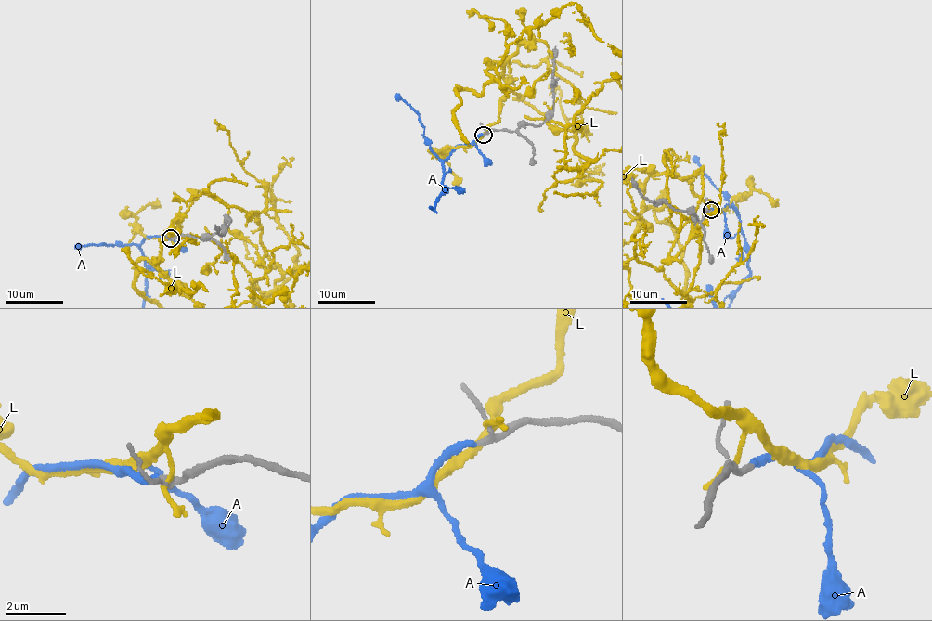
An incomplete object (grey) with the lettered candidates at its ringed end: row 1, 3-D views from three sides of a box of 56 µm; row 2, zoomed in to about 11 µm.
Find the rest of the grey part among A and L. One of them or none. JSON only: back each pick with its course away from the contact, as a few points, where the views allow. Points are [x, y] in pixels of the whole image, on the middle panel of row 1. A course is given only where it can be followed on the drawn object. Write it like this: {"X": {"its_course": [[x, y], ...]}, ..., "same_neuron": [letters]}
{"same_neuron": ["A"]}

